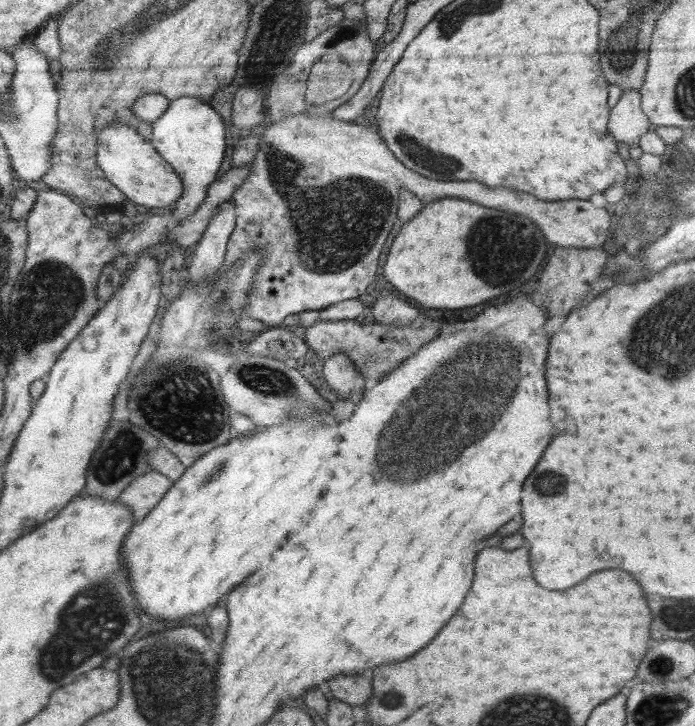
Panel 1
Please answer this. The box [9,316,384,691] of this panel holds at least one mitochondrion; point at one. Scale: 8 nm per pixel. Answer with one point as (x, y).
(74, 625)

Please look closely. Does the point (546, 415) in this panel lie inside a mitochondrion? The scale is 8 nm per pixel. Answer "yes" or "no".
no

